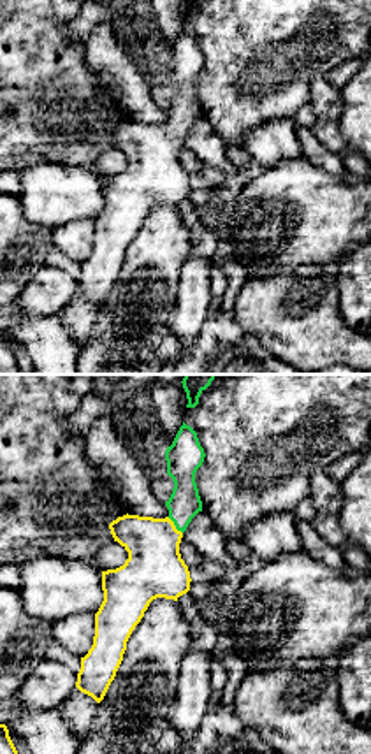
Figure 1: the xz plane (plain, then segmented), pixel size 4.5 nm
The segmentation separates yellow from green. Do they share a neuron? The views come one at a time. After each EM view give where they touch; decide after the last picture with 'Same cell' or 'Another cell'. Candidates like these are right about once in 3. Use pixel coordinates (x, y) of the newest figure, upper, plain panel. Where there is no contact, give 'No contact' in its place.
Touches yellow at (174, 132)

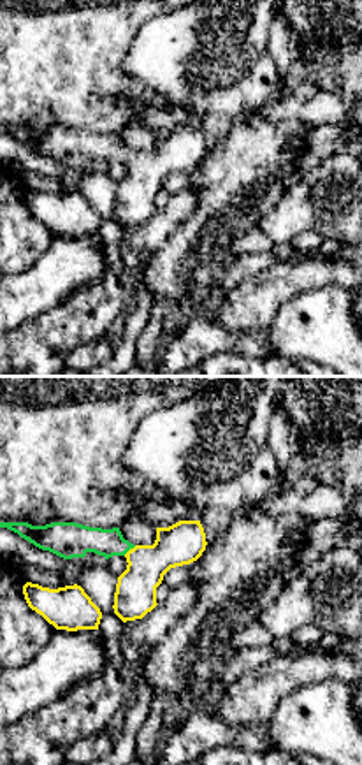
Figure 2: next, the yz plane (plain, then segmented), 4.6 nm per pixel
Touches yellow at (130, 155)

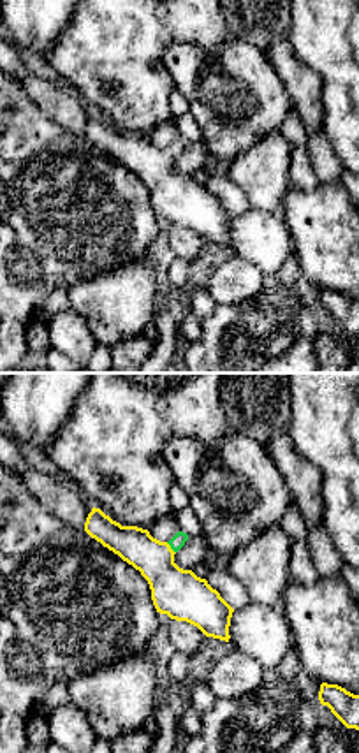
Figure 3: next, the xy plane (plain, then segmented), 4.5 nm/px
Touches yellow at (169, 153)

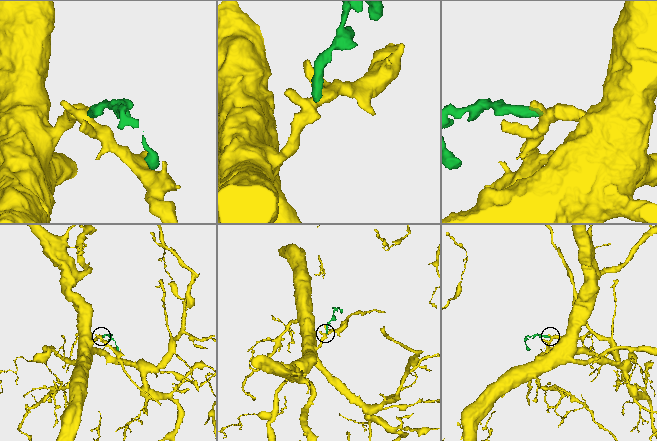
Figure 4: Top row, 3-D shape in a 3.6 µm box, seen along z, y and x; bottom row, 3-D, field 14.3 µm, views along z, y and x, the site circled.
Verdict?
Same cell

